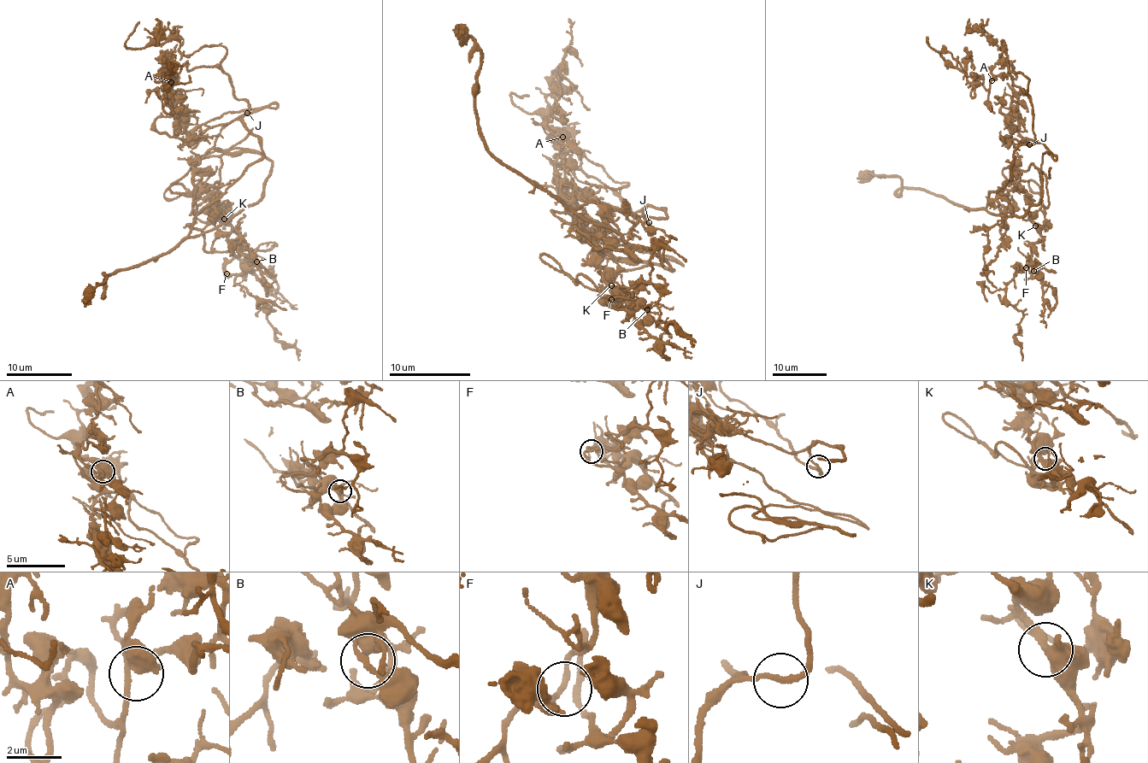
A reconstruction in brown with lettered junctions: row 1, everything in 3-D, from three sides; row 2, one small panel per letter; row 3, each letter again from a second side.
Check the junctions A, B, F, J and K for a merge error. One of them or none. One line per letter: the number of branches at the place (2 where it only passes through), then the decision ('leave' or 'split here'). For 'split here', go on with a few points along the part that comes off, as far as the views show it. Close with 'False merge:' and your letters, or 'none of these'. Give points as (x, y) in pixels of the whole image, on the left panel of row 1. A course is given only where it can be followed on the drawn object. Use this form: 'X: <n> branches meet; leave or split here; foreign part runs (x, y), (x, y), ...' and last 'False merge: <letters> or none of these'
A: 2 branches meet; leave
B: 2 branches meet; leave
F: 2 branches meet; leave
J: 2 branches meet; leave
K: 2 branches meet; leave
False merge: none of these

